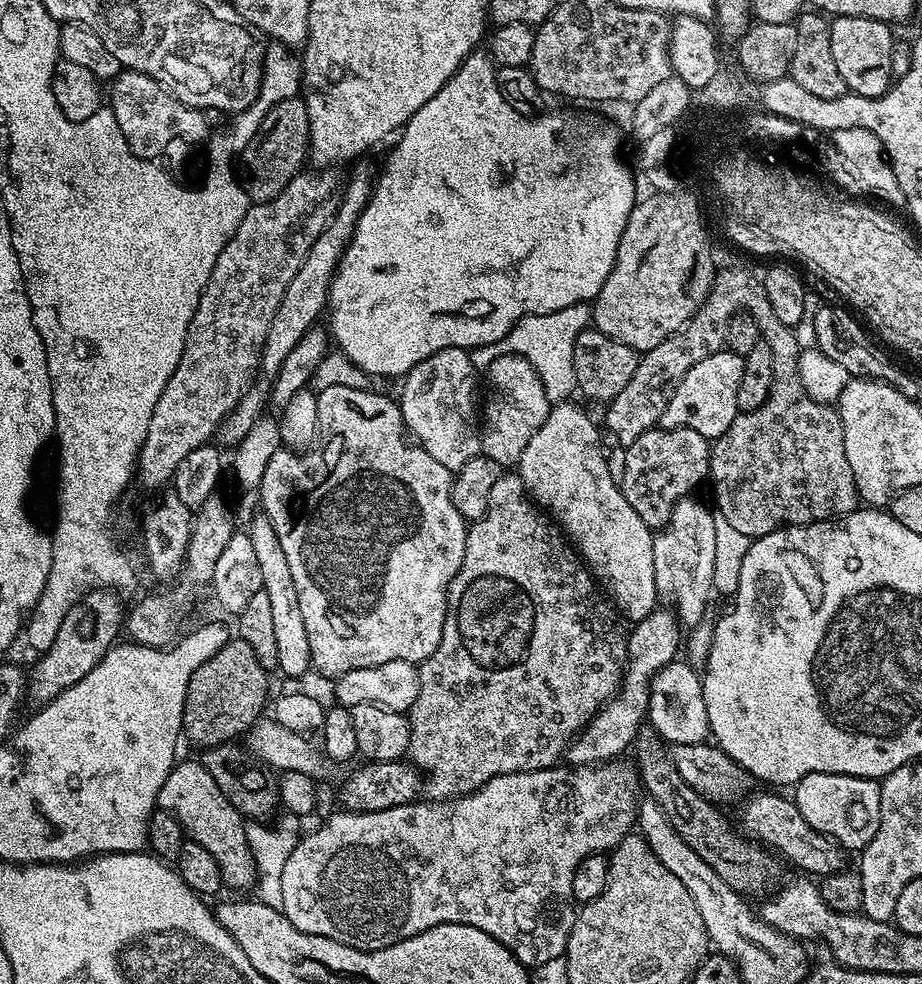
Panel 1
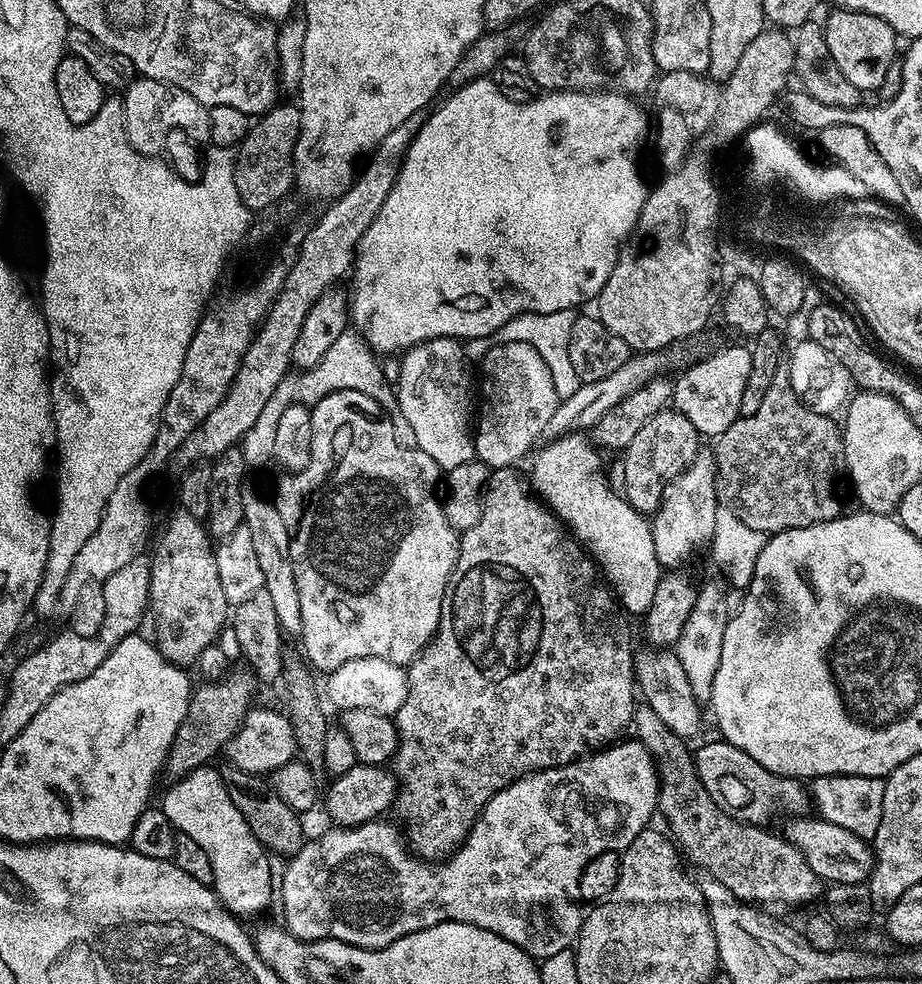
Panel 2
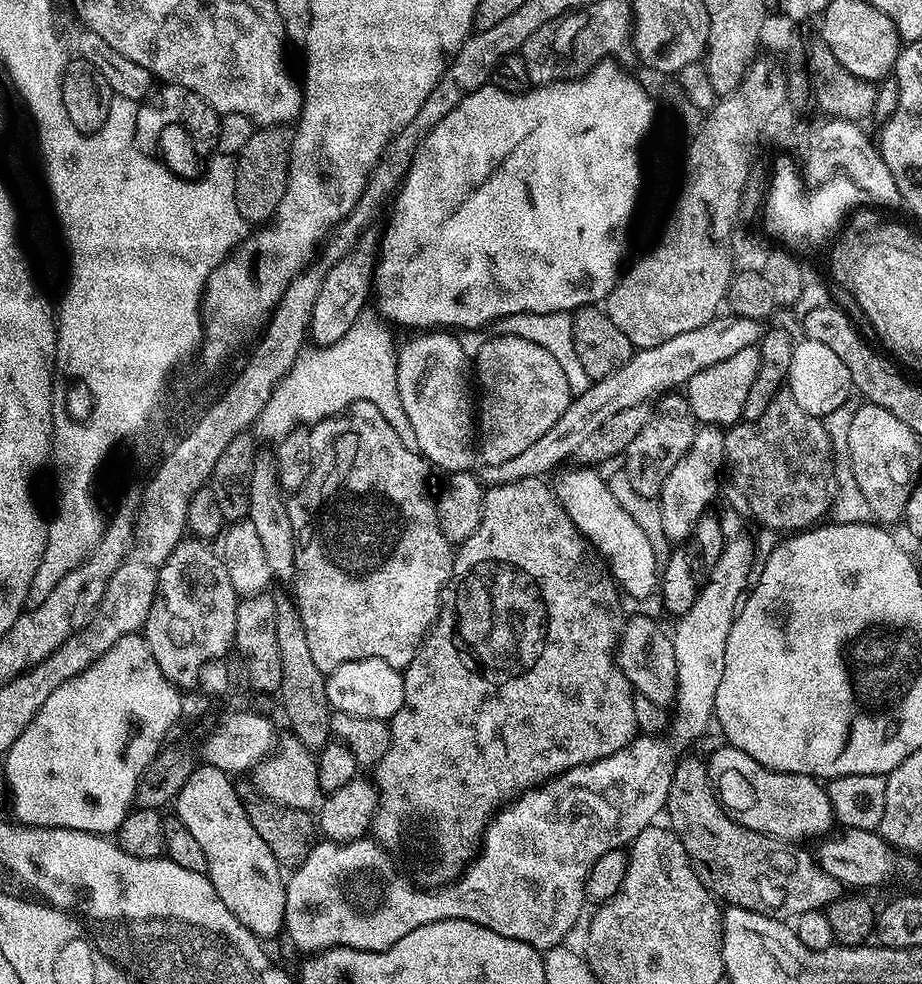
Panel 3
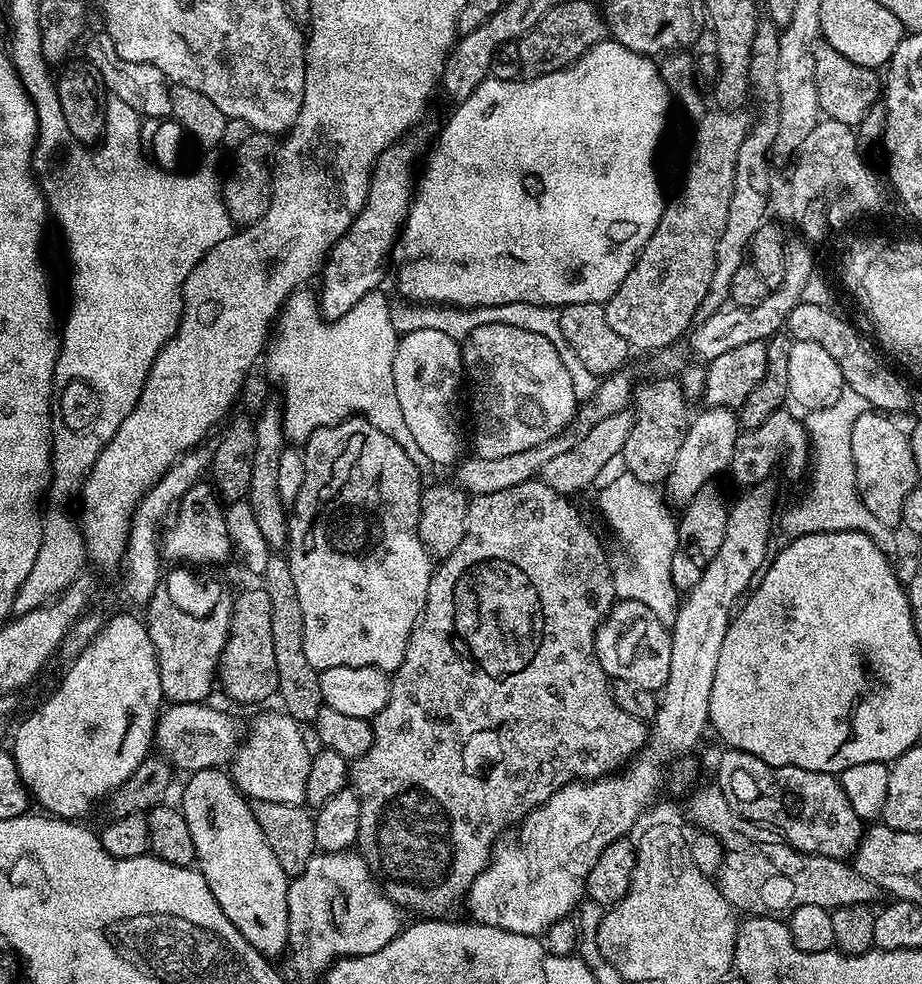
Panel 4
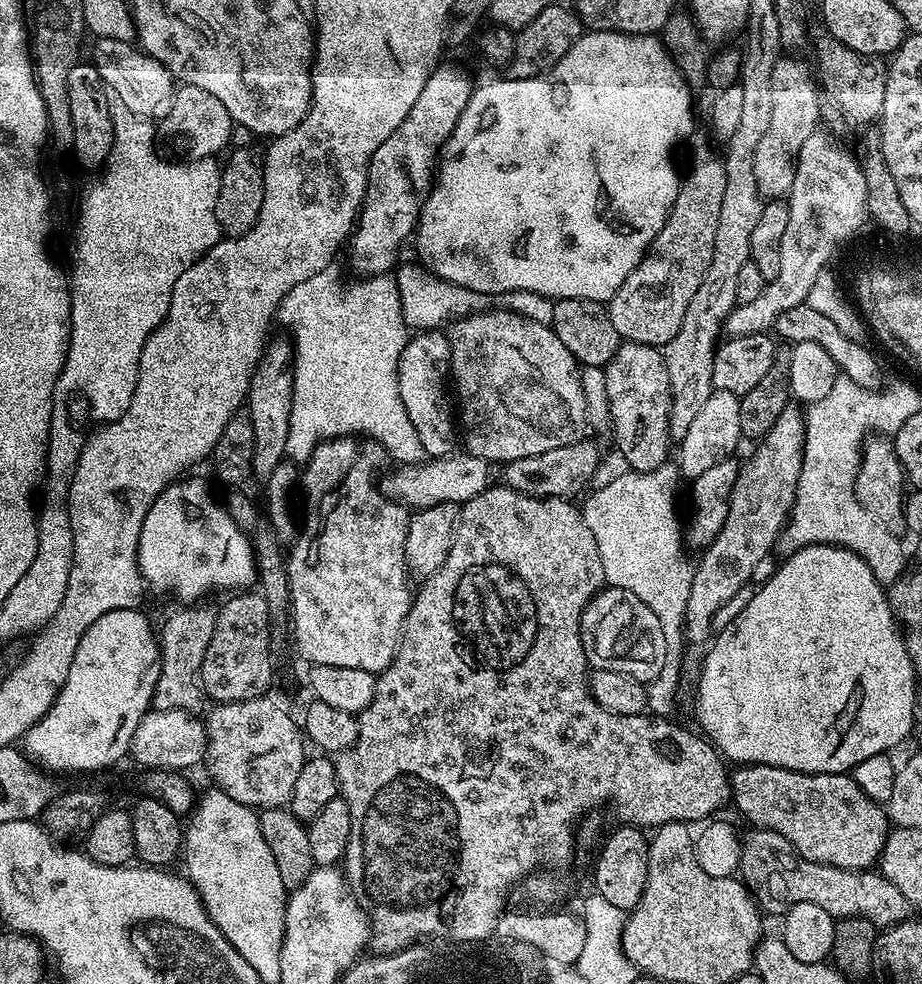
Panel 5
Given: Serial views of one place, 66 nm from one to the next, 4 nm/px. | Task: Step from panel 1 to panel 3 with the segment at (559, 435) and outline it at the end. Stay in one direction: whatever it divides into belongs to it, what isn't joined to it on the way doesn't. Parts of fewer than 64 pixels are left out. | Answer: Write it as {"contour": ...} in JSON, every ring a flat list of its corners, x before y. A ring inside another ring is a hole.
{"contour":[[575,466,566,471,554,484,554,491,575,528,587,538,589,544,600,553,621,591,634,598,646,598,655,593,658,586,658,564,652,544,644,527,621,506,617,495,588,466]]}

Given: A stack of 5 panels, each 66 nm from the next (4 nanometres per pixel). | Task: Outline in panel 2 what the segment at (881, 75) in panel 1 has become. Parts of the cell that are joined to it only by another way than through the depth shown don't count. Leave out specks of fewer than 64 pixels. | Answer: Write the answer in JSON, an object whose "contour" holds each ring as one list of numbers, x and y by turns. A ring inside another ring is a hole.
{"contour":[[836,8,822,24,824,41,833,62,846,74,846,78,861,94,875,93,882,86,882,78,886,78,886,70,897,59,896,43,898,37,889,24,882,18,874,18,874,14,855,12,845,8]]}

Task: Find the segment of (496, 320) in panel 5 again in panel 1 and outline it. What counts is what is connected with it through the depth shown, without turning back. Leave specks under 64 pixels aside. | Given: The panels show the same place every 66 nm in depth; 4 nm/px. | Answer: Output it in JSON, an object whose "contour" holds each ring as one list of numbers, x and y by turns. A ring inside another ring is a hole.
{"contour":[[500,356,486,369,488,398,480,420,480,450,501,466,516,466,526,444,544,423,550,407,540,375,525,356]]}

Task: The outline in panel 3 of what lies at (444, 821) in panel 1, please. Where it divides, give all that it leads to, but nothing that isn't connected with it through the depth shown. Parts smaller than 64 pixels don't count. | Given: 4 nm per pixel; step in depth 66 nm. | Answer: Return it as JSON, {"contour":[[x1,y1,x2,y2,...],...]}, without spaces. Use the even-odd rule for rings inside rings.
{"contour":[[637,735,625,748,606,758,568,768,551,780,520,793,488,821,478,851,464,871,451,884,431,890,413,883,388,851,371,838,345,844,335,844,332,840,313,843,310,854,306,854,306,862,299,864,287,877,283,931,286,936,288,932,293,946,301,948,304,954,323,952,326,948,384,952,394,946,398,938,406,938,410,930,439,920,469,920,541,950,561,947,586,905,584,883,590,866,610,850,627,849,641,830,649,827,659,812,661,815,665,811,678,753,670,741,660,739,664,738]]}

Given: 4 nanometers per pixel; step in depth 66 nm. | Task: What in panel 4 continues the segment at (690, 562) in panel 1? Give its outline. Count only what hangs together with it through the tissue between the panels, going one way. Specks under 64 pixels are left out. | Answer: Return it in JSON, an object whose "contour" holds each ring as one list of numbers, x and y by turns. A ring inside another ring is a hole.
{"contour":[[731,408,703,409,691,417,688,430,682,438,682,446,678,446,678,458,674,458,674,466,670,466,668,479,663,481,662,488,666,493,666,500,672,506,688,505,702,490,702,486,713,483,720,471,727,469,732,463,734,446,738,435,738,416],[665,488,665,489,664,489],[668,491,668,492,667,492]]}

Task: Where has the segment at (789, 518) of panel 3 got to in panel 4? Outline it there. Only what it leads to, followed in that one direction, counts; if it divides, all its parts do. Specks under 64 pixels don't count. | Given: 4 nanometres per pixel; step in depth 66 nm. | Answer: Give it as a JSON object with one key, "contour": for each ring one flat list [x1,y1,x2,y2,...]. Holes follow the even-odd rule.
{"contour":[[781,410,770,414,766,422,757,428,749,428,741,431,736,437,734,454,730,465,730,473,740,486,756,486,772,472,772,467,784,456,784,464,788,472,796,476,800,468,807,469,810,464,810,445,808,443,808,430,803,423,800,424,788,413,788,410]]}

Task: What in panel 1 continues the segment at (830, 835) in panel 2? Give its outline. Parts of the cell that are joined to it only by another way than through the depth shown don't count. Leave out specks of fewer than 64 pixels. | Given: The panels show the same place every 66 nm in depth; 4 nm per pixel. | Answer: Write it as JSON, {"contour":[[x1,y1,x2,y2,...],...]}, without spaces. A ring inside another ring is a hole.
{"contour":[[764,790,761,796,754,797,752,801,749,799,743,805,745,808,740,820,744,823,742,825,744,835,775,852,777,857,783,858,785,861,788,859,794,867,801,868,804,871,801,873,807,874,809,877,823,878,835,872,845,871,846,849,836,840,820,833,810,826,810,823,804,821,801,811,798,810,798,806,792,798,787,795,786,797,775,796,772,792,775,791]]}

